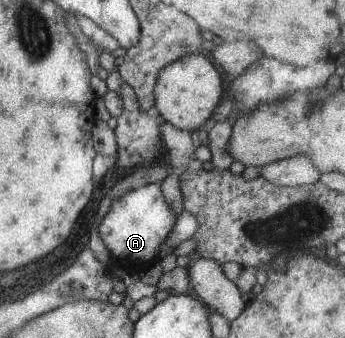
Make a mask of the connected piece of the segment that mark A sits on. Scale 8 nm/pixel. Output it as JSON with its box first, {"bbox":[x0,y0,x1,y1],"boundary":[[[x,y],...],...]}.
{"bbox":[99,183,176,275],"boundary":[[[158,183],[146,184],[130,190],[122,198],[113,200],[111,207],[99,228],[100,236],[107,246],[116,266],[132,275],[138,275],[152,262],[158,261],[160,246],[168,238],[175,225],[176,216],[164,200],[164,194]]]}

